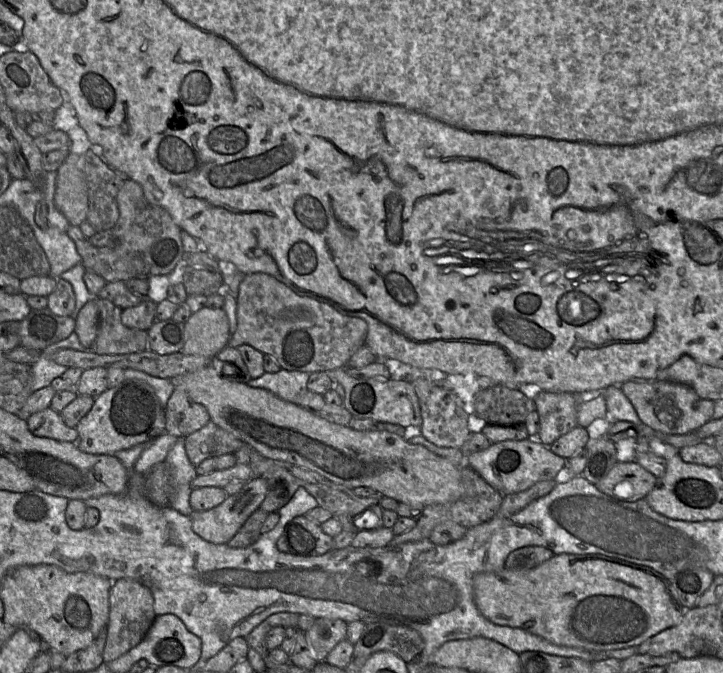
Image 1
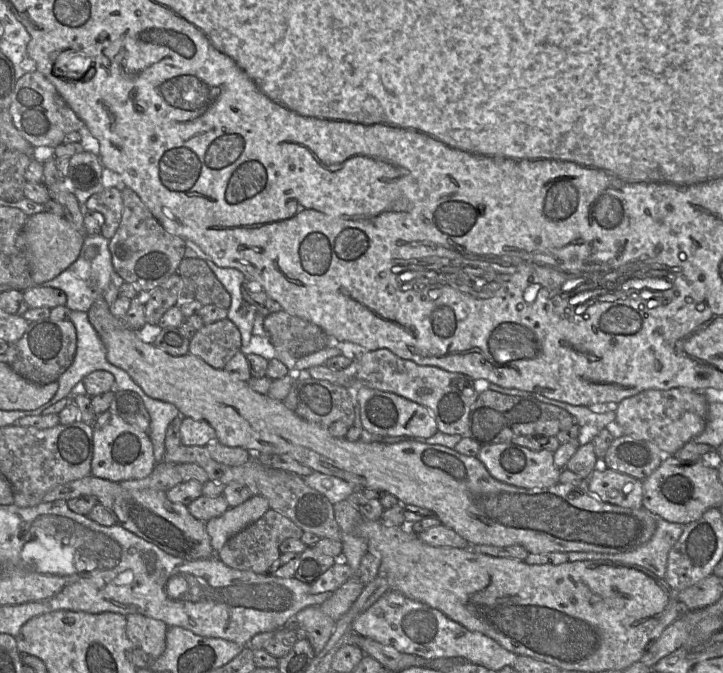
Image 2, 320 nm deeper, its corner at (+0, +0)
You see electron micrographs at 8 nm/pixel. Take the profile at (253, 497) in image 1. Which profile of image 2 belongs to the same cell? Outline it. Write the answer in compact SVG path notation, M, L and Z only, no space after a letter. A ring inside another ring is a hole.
M252 495L244 503L229 508L221 516L205 522L205 528L215 553L217 553L232 536L257 521L269 509L269 501L265 497Z

